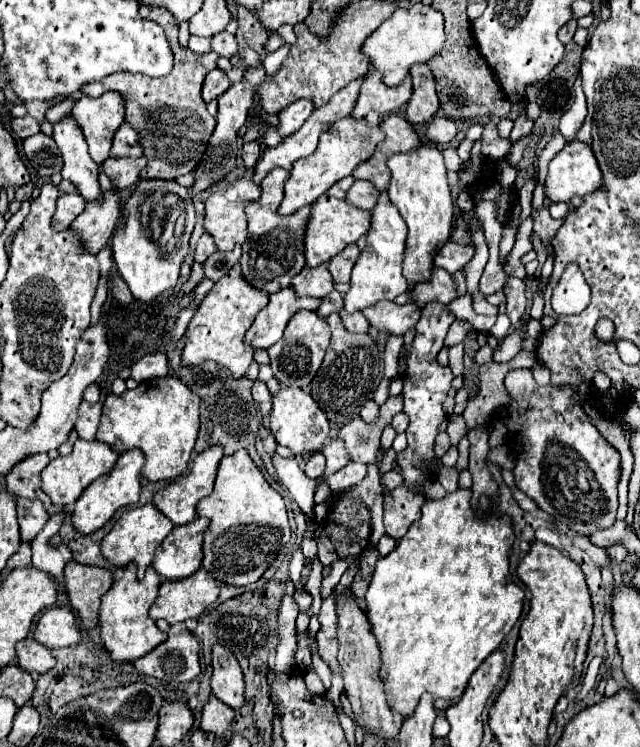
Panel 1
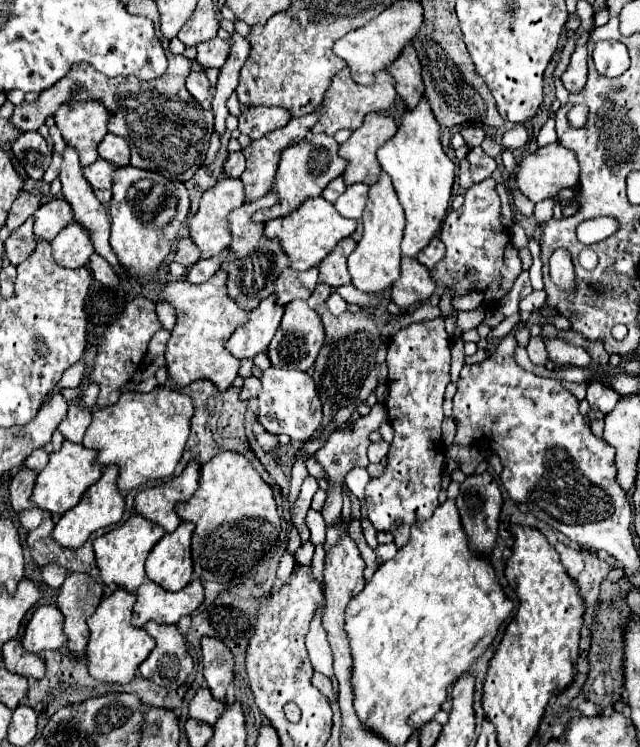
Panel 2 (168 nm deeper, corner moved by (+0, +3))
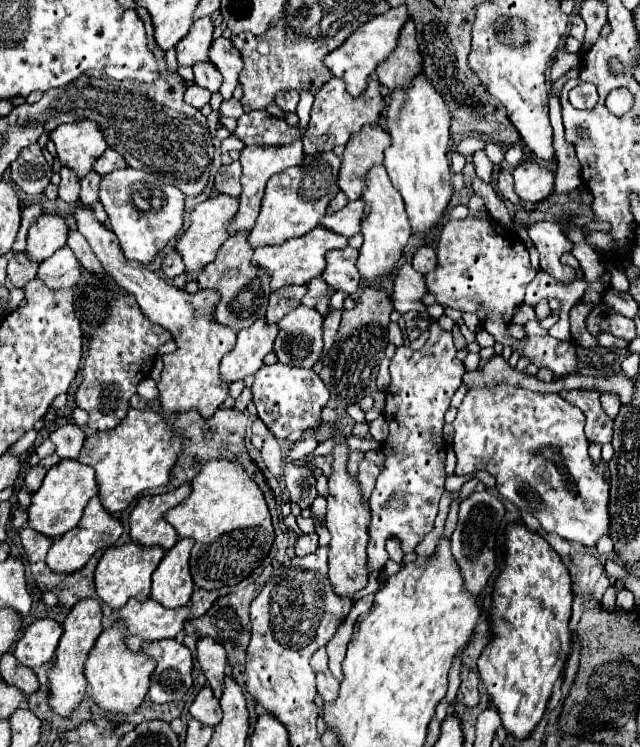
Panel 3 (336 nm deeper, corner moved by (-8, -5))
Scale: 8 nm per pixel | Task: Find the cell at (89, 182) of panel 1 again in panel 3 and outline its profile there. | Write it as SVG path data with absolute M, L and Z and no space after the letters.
M84 205L76 207L76 223L78 223L78 231L86 237L88 245L96 253L106 273L126 293L134 295L142 313L152 323L158 323L164 329L168 329L178 345L174 353L162 357L164 369L160 373L160 381L156 383L160 391L158 401L164 413L172 415L172 413L184 413L188 409L196 409L204 419L212 417L214 411L228 397L228 385L220 379L218 367L224 353L228 353L228 349L232 349L232 345L236 343L236 333L214 321L212 311L220 297L214 291L200 291L190 295L184 289L178 289L166 283L162 277L148 271L138 261L128 261L116 241L116 235L94 217L90 207L84 207Z

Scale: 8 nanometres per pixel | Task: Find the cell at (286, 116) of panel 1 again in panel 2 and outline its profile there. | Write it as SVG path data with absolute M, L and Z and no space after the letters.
M250 107L248 111L242 111L238 119L240 133L252 139L260 139L274 129L282 129L292 119L292 113L280 107Z

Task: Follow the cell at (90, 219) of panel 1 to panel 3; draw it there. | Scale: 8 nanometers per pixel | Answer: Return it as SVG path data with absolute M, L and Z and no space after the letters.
M62 247L48 261L42 261L38 265L36 277L44 281L48 289L54 289L54 291L64 287L74 287L76 281L80 279L80 263L68 247Z

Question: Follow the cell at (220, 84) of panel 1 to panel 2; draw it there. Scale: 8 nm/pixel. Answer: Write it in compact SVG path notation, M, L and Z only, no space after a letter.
M192 71L188 81L186 81L186 89L200 103L206 101L206 99L212 99L212 87L210 87L210 81L208 81L204 71Z

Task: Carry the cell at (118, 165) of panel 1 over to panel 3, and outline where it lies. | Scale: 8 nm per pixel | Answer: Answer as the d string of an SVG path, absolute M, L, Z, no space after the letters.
M90 171L86 177L80 179L80 197L78 203L90 207L92 203L98 201L98 185L100 185L100 175L96 171Z

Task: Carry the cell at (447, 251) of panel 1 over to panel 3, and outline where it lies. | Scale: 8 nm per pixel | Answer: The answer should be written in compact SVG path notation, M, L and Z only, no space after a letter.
M420 247L412 257L412 267L422 275L430 273L436 267L436 253L432 247Z

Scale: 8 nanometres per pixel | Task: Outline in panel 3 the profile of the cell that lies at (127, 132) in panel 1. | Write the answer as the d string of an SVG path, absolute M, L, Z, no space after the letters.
M106 149L106 151L100 155L100 159L96 159L96 163L94 163L94 171L96 171L98 175L108 175L108 173L112 173L114 169L124 169L124 167L126 167L126 161L124 161L122 155L116 153L114 149Z

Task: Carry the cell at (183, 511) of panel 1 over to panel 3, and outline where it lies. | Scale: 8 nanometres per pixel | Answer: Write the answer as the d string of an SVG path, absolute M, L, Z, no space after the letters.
M184 483L174 491L160 495L144 495L130 513L130 537L142 547L162 547L168 551L176 541L176 531L164 521L164 513L180 505L190 495L190 485Z

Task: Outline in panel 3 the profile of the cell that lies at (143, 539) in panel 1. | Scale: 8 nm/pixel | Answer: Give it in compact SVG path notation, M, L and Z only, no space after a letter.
M128 543L122 547L110 547L102 559L98 561L94 583L98 597L108 603L112 609L120 609L126 605L130 597L136 597L138 601L144 601L150 597L150 577L154 569L158 567L158 561L164 557L164 551L160 547L140 547L136 543Z

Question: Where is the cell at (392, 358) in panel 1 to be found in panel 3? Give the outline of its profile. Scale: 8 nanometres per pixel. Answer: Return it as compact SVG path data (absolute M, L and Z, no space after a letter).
M402 263L394 279L394 291L392 291L394 309L400 313L408 313L408 311L424 313L426 311L422 303L424 295L426 295L424 275L414 271L410 263Z

